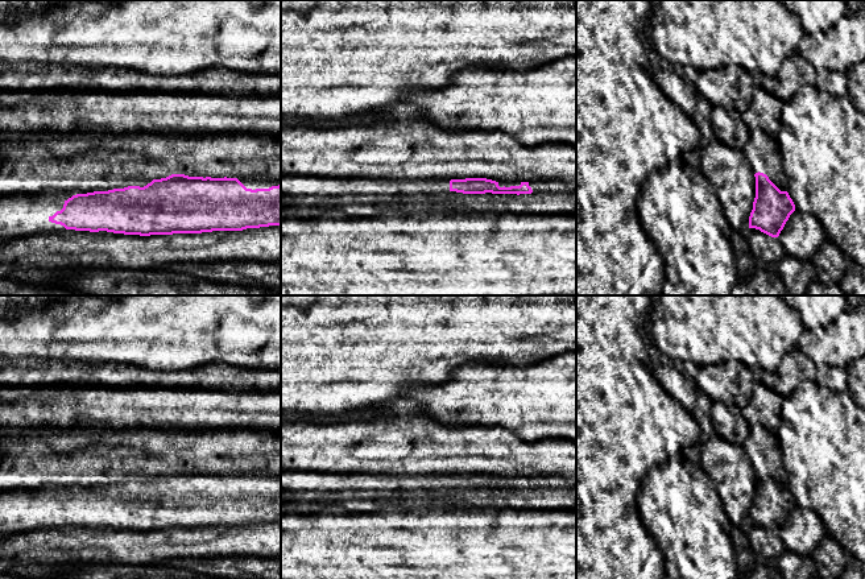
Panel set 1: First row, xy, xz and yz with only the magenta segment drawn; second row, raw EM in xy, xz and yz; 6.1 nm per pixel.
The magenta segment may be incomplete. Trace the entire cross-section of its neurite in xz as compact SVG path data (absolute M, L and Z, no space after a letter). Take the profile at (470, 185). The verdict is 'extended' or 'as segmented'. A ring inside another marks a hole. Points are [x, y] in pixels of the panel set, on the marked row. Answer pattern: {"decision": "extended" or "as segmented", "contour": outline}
{"decision": "as segmented", "contour": "M465 178L465 179L451 179L450 191L463 194L531 194L533 190L529 182L521 182L520 186L500 187L498 182L487 178Z"}

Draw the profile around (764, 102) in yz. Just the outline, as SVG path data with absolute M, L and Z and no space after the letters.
M753 87L753 100L750 107L760 113L761 127L771 136L777 137L781 129L779 119L782 117L783 100L771 95L762 87Z

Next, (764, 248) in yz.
M746 228L750 253L758 265L778 262L786 255L778 237L771 237L760 229Z

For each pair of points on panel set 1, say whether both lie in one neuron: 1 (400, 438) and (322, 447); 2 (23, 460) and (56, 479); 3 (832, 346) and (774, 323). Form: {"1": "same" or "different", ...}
{"1": "same", "2": "same", "3": "different"}

